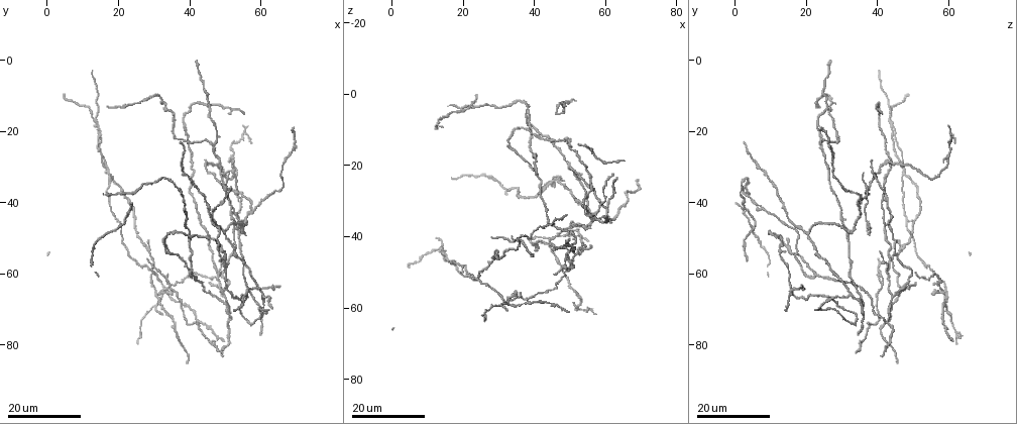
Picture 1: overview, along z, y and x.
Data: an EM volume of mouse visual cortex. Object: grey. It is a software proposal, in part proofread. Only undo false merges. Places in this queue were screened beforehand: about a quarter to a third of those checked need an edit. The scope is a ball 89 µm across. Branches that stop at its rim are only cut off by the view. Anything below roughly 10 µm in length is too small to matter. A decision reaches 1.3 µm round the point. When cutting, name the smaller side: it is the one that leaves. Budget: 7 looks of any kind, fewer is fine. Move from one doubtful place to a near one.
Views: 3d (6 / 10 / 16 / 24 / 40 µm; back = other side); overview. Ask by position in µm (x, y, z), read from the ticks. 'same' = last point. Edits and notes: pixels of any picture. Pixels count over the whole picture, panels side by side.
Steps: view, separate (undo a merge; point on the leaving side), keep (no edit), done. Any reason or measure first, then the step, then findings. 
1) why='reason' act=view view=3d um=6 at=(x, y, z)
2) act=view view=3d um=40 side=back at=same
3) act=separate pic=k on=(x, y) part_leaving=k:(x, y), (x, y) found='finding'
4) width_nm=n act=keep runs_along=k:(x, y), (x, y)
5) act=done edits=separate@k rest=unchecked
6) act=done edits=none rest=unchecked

why='three-way junction' act=view view=3d um=16 at=(38.5, 41.5, 7.5)

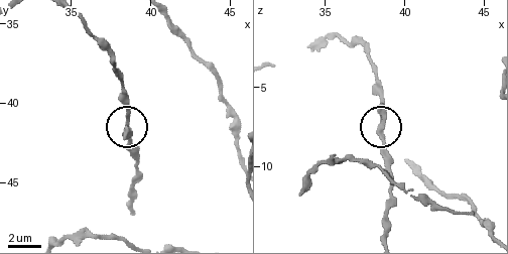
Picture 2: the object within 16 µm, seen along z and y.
why='zoom in' act=view view=3d um=10 at=same

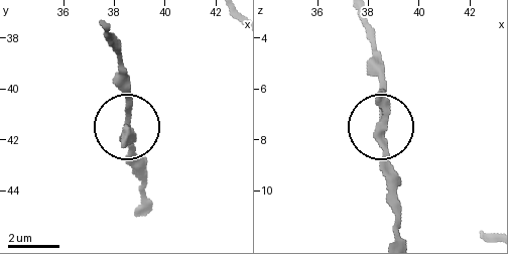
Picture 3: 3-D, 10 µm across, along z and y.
act=keep found='one cell here'

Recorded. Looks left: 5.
why='two arms in line, one across' act=view view=3d um=24 at=(57.5, 42.0, 35.0)

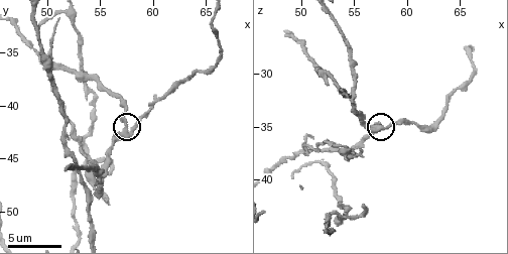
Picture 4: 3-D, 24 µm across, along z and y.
act=view view=3d um=10 at=same

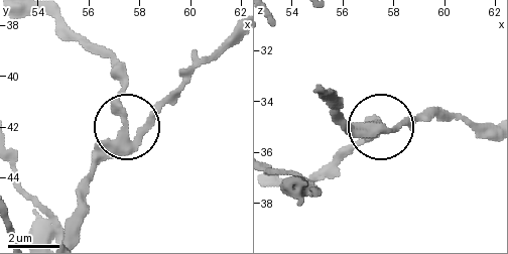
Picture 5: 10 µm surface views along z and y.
width_nm=290 act=keep found='all the same cell'

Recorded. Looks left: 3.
why='four-way junction' act=view view=3d um=16 at=(47.0, 24.0, 24.5)

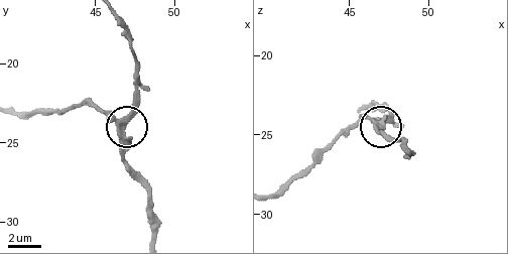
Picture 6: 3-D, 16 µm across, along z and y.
why='zoom in' act=view view=3d um=10 at=(46.9, 23.6, 24.2)

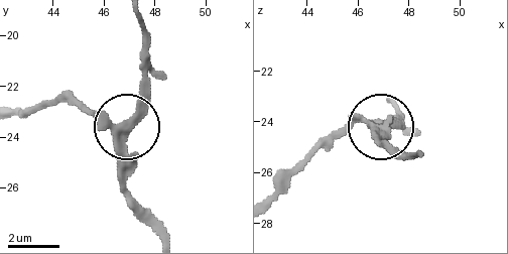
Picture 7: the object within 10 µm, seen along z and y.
width_nm=300 act=keep runs_along=7:(161, 233), (128, 187), (128, 129), (159, 73) found='continuous, no second cell'

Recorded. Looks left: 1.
act=done edits=none rest=unchecked

